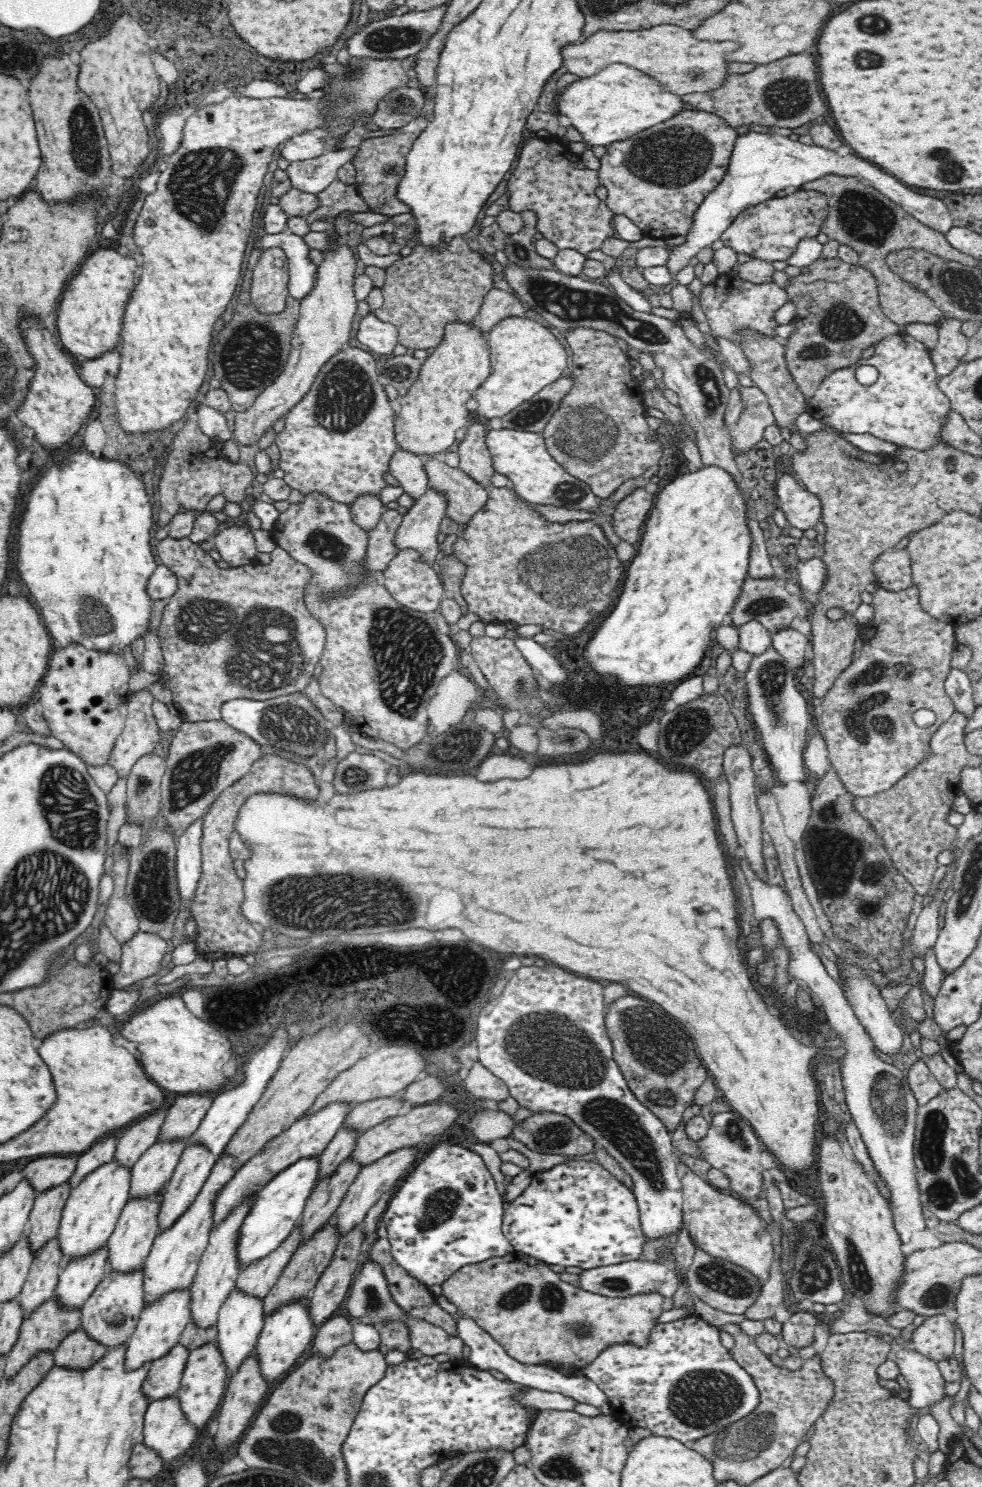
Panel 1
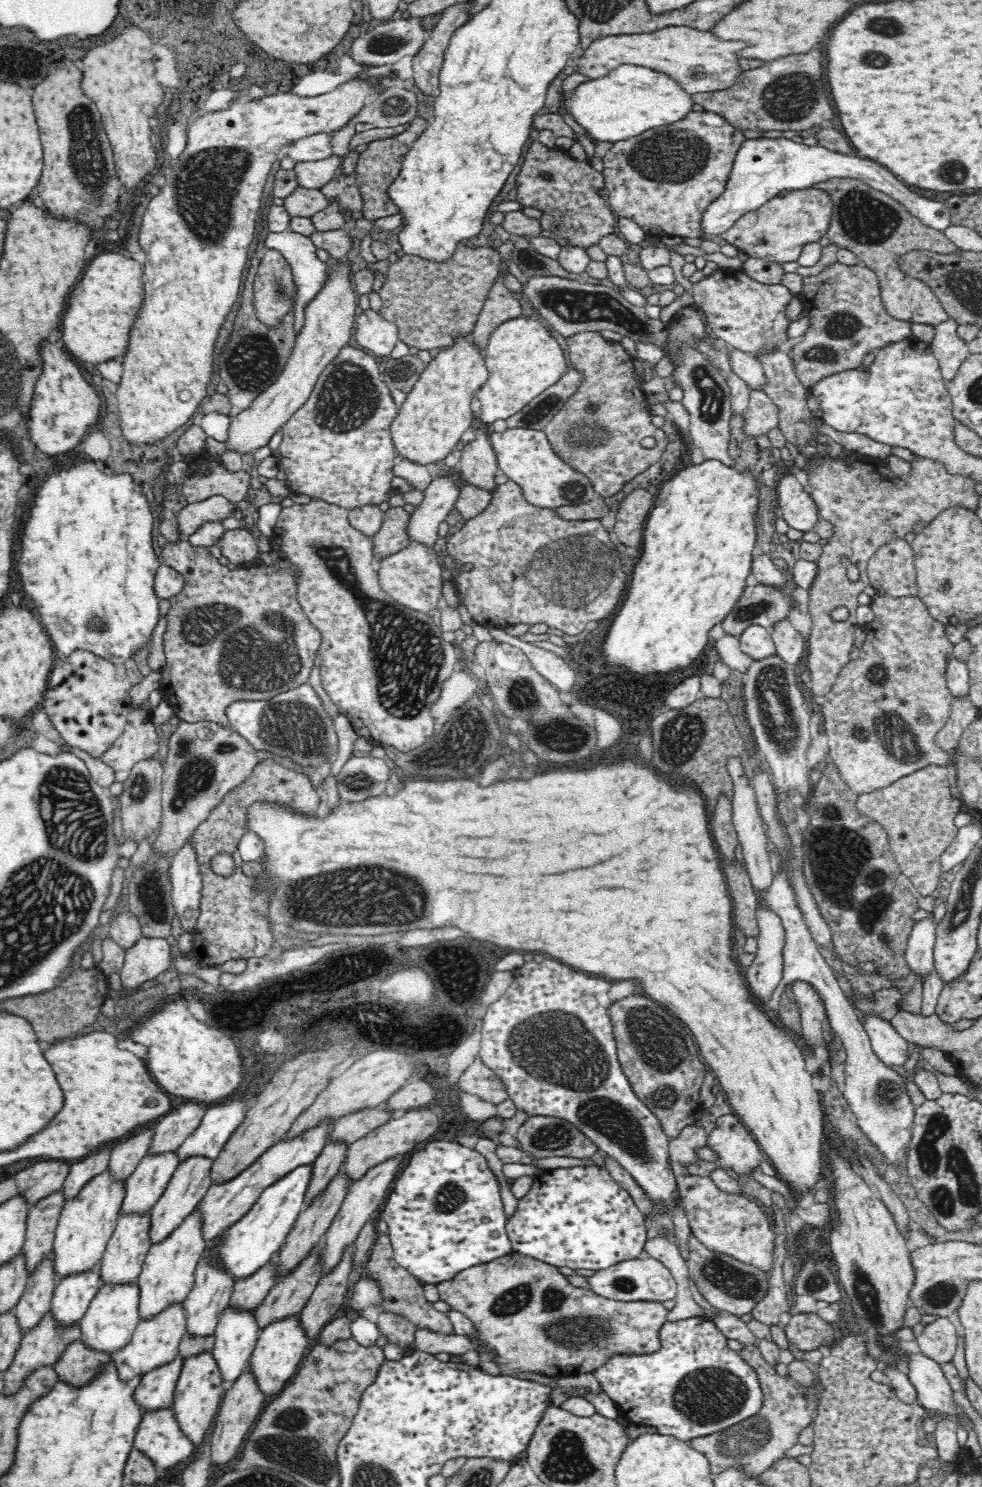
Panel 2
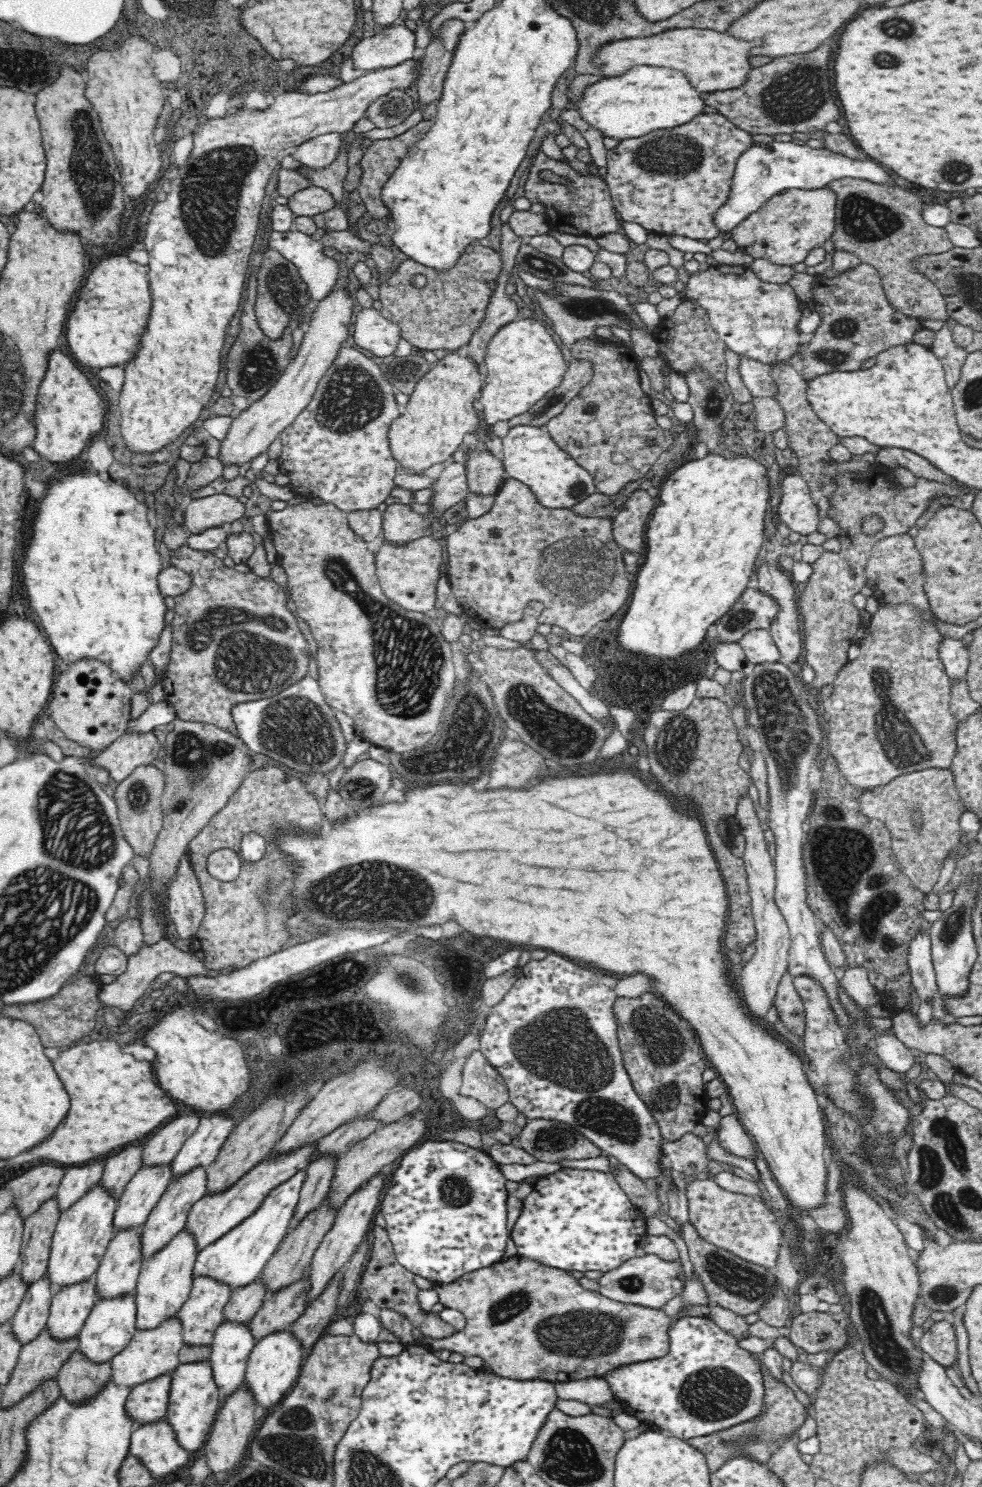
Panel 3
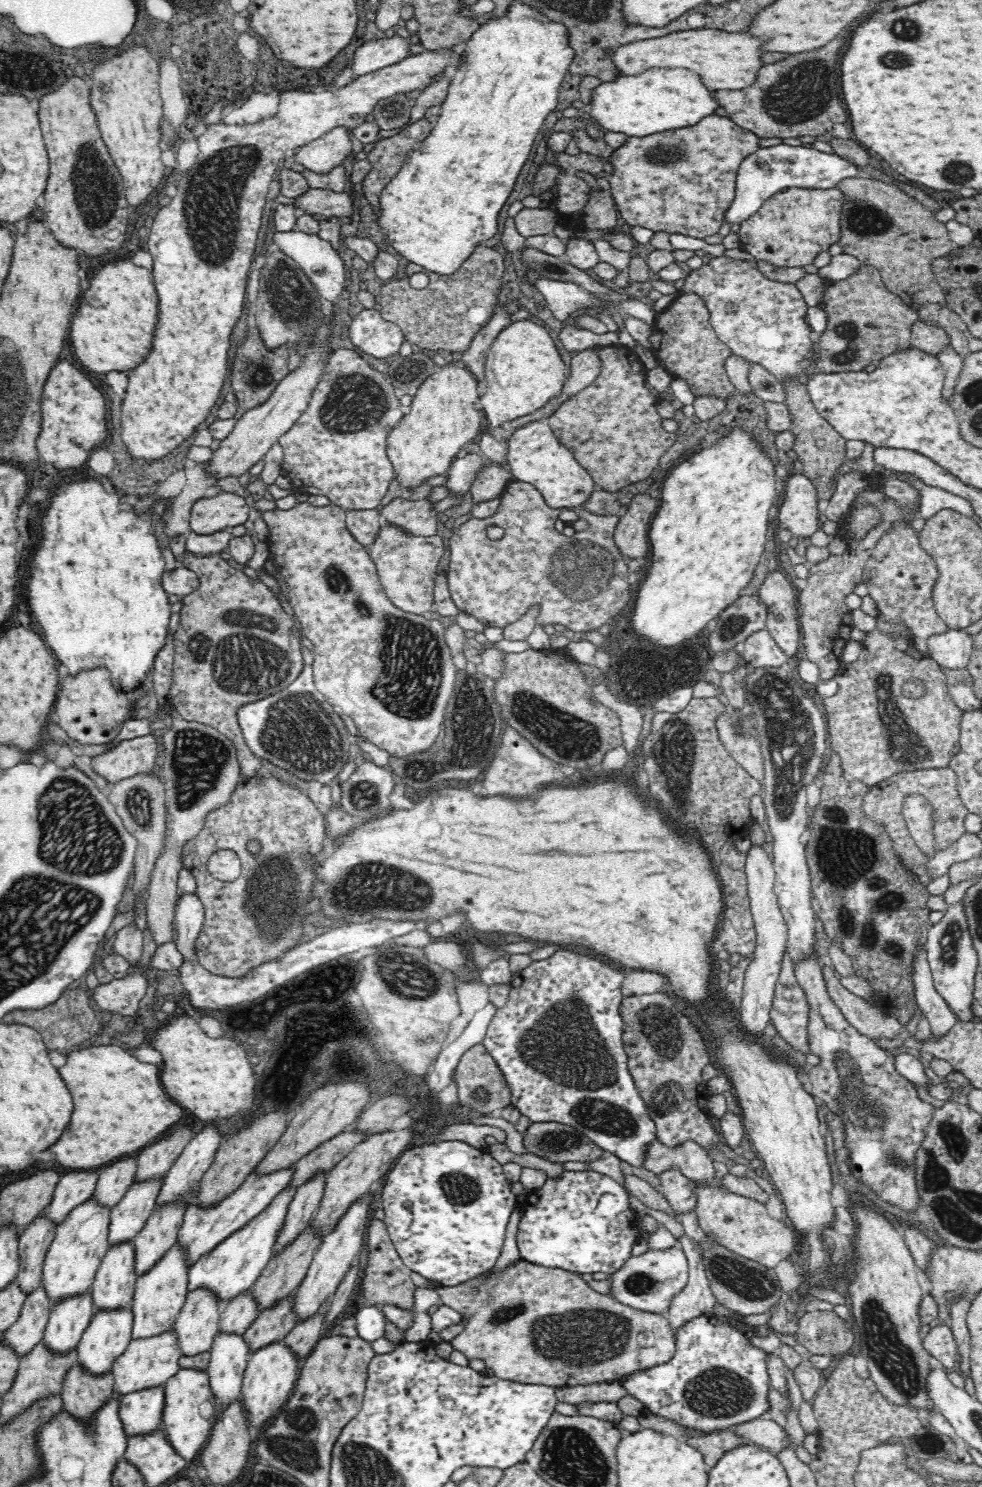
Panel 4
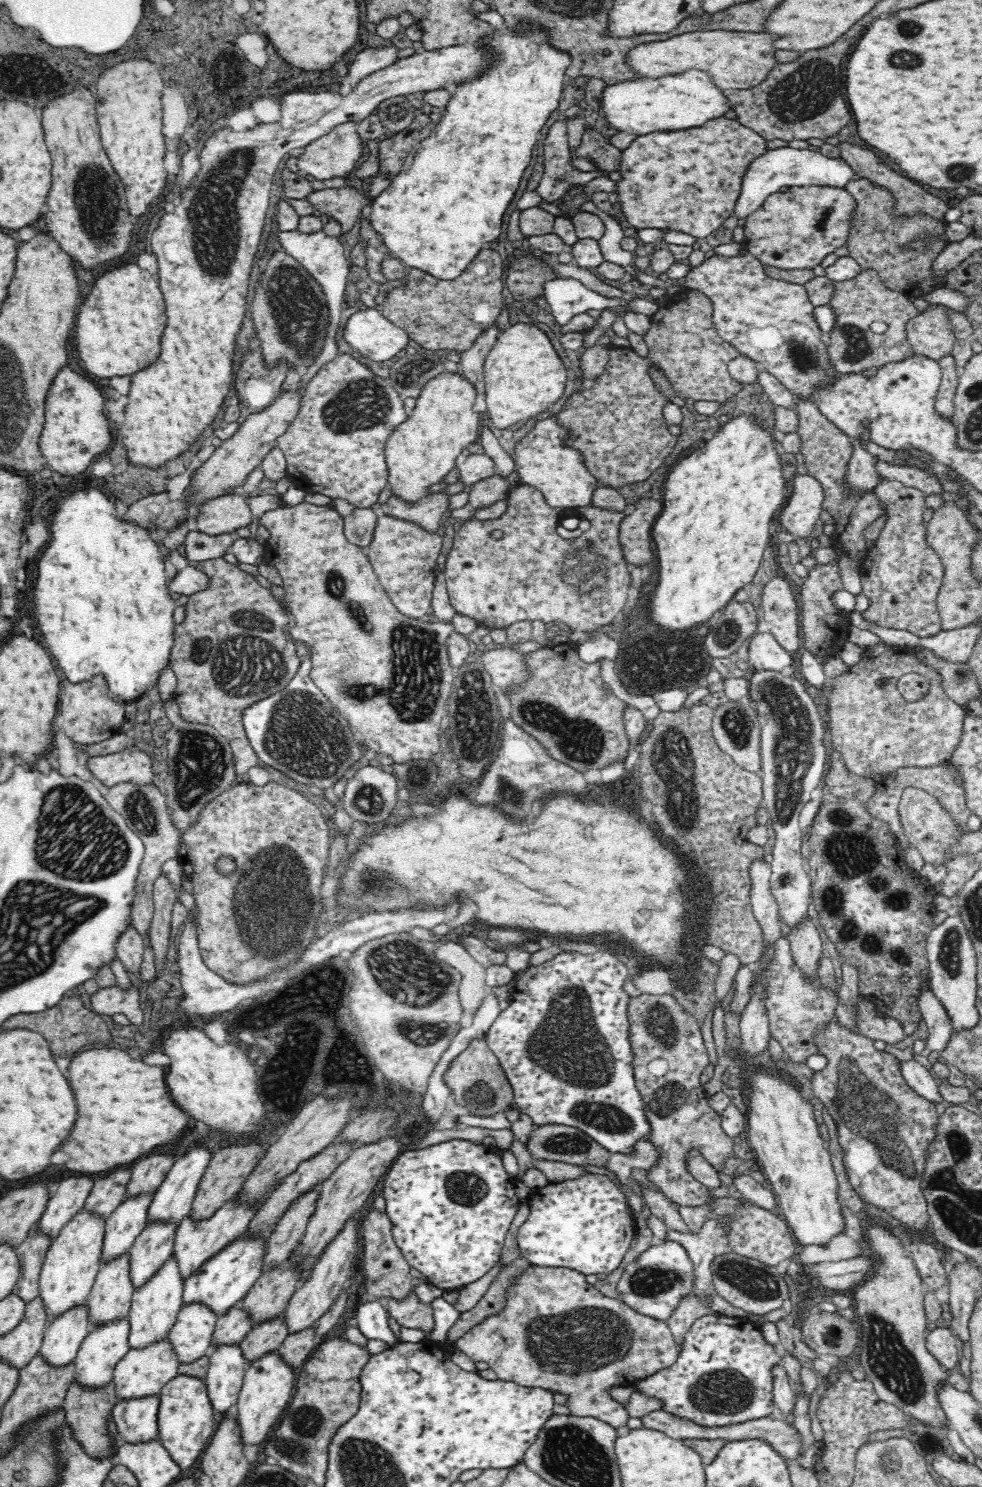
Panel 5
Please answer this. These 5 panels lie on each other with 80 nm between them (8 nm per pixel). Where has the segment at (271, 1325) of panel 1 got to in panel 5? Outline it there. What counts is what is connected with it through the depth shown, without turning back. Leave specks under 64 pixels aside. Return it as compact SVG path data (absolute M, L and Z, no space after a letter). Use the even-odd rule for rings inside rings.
M272 1350L256 1358L249 1364L243 1377L243 1386L234 1407L244 1445L262 1446L268 1439L268 1432L272 1432L274 1424L282 1420L284 1410L291 1402L295 1392L294 1372L292 1367L284 1360L279 1350Z

